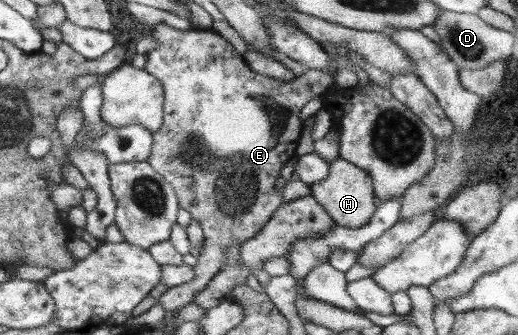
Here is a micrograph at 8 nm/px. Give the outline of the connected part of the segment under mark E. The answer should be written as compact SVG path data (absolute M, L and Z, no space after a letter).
M158 23L152 36L160 45L150 51L144 69L162 84L164 94L163 124L153 133L153 146L147 162L174 188L179 207L191 213L202 228L203 245L192 281L168 288L158 299L166 313L182 308L203 290L224 266L225 251L233 243L254 237L283 203L283 192L276 189L284 165L295 157L303 125L300 110L311 100L322 96L333 85L337 58L347 56L348 44L336 46L337 55L330 57L326 70L308 69L290 83L280 83L268 75L256 73L244 62L236 49L213 29L179 30Z

